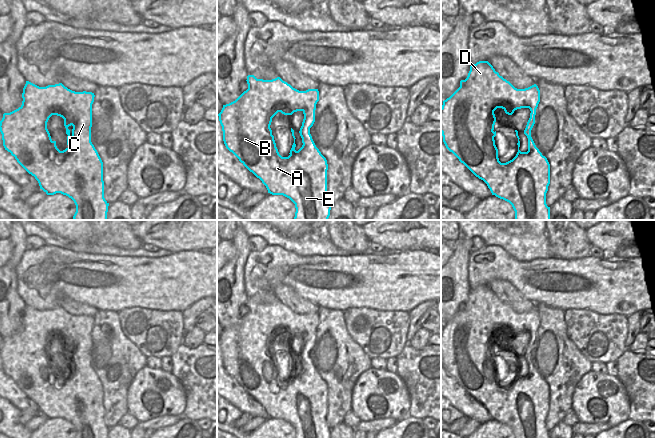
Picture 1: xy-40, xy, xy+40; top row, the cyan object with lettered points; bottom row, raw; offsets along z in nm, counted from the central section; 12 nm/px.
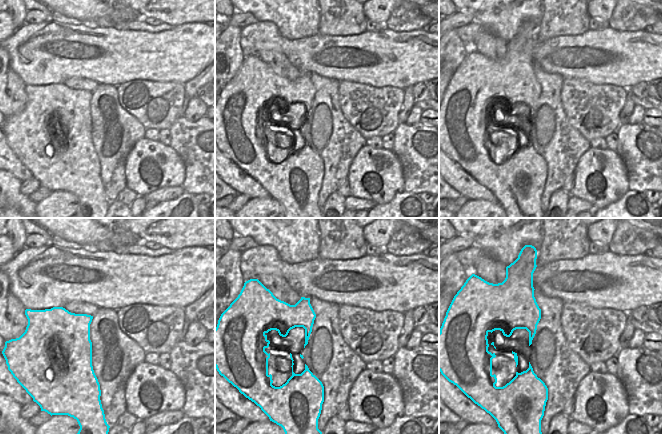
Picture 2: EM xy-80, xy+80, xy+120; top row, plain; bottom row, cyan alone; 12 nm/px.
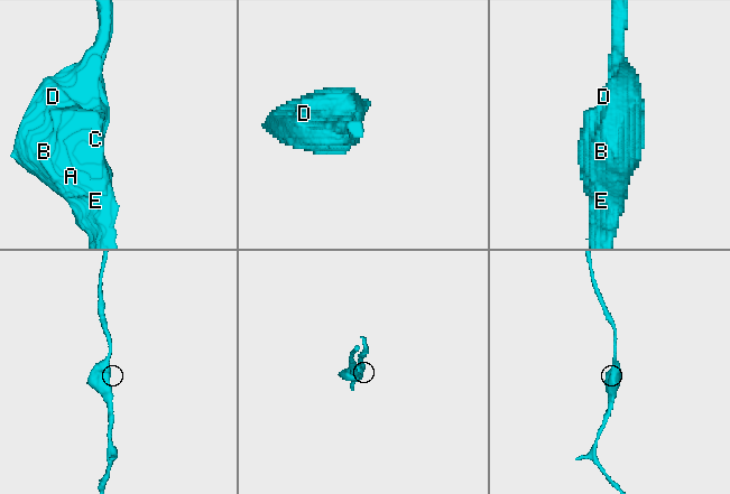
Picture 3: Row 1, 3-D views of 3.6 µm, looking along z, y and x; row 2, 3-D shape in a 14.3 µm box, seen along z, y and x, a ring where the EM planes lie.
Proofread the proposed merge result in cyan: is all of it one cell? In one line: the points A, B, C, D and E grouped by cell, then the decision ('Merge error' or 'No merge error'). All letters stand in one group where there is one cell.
Groups: A B C D E. No merge error

